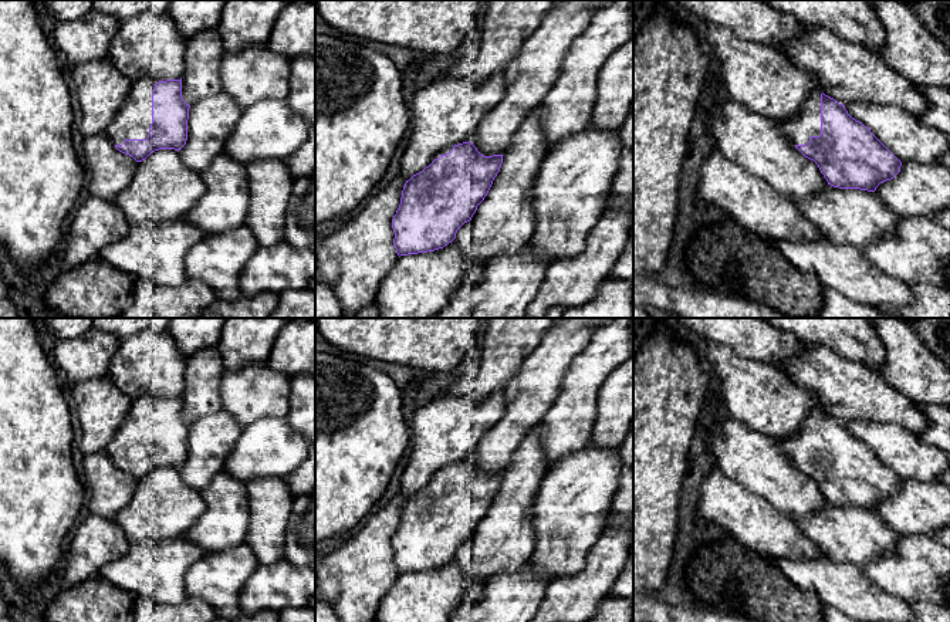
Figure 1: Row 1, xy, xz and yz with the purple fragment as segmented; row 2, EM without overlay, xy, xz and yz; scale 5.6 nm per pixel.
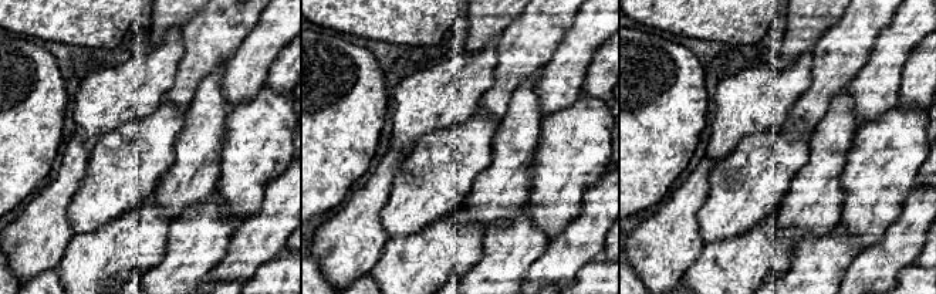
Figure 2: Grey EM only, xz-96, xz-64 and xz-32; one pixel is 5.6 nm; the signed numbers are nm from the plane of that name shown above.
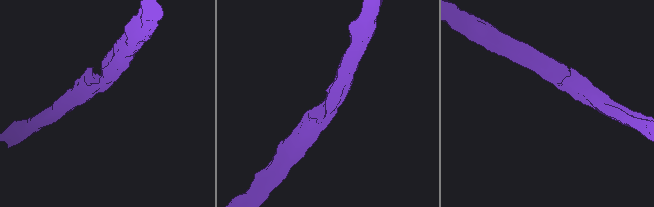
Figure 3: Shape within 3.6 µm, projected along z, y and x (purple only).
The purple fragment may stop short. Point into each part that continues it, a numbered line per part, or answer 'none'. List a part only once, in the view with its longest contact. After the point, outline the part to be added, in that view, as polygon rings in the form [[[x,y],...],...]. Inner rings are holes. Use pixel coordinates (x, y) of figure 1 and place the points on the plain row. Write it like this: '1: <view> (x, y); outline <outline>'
1: xy (132, 439); outline [[[141,396],[132,400],[128,415],[104,450],[112,463],[126,457],[146,457],[152,442],[152,410],[160,398]]]

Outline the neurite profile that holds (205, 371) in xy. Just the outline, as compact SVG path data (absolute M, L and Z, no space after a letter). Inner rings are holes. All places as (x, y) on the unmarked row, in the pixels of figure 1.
M207 348L186 358L182 416L187 423L223 410L220 385L224 372L217 348Z

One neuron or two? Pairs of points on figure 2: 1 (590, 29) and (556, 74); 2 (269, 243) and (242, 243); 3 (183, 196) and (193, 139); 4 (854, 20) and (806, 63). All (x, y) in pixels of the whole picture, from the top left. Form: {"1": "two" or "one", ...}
{"1": "one", "2": "one", "3": "one", "4": "two"}

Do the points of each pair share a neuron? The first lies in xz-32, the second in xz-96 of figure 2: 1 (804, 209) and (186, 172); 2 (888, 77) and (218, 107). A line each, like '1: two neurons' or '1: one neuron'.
1: one neuron
2: two neurons

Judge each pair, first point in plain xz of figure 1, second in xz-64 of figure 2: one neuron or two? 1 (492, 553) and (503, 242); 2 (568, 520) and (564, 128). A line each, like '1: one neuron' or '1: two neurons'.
1: two neurons
2: one neuron

